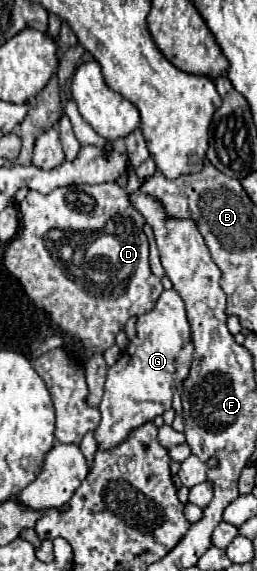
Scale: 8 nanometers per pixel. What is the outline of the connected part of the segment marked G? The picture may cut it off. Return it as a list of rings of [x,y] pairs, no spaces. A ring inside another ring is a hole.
[[[173,289],[163,291],[153,311],[137,317],[137,337],[131,339],[125,349],[125,361],[117,361],[109,367],[103,401],[99,405],[101,423],[95,429],[99,449],[109,449],[121,443],[131,429],[163,415],[163,411],[171,407],[175,387],[189,375],[191,357],[193,343],[183,301]]]

